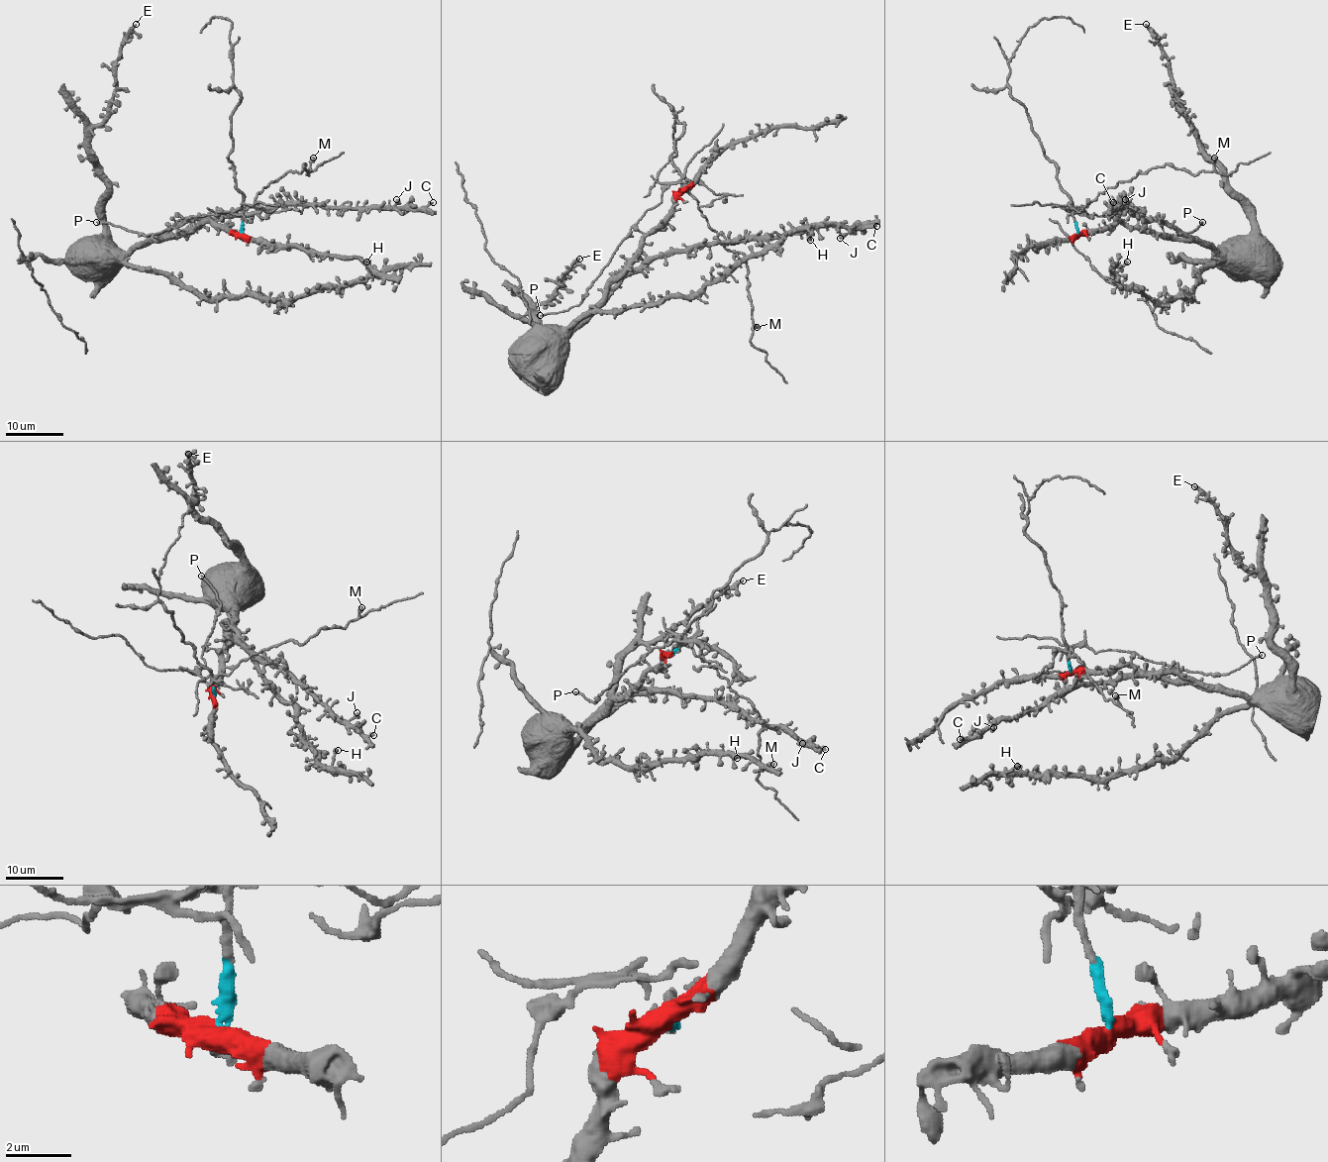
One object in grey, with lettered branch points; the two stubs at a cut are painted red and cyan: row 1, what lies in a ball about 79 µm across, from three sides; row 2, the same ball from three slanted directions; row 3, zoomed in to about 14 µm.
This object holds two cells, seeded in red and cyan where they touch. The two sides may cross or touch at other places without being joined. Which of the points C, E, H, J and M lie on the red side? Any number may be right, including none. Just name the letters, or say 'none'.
C, E, H, J

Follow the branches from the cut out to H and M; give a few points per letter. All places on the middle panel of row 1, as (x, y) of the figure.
H: (684, 190), (606, 294), (569, 327), (592, 313), (692, 297), (787, 232), (813, 228), (810, 240)
M: (684, 190), (690, 185), (690, 193), (717, 240), (732, 251), (742, 253), (748, 265), (752, 323), (758, 327)

